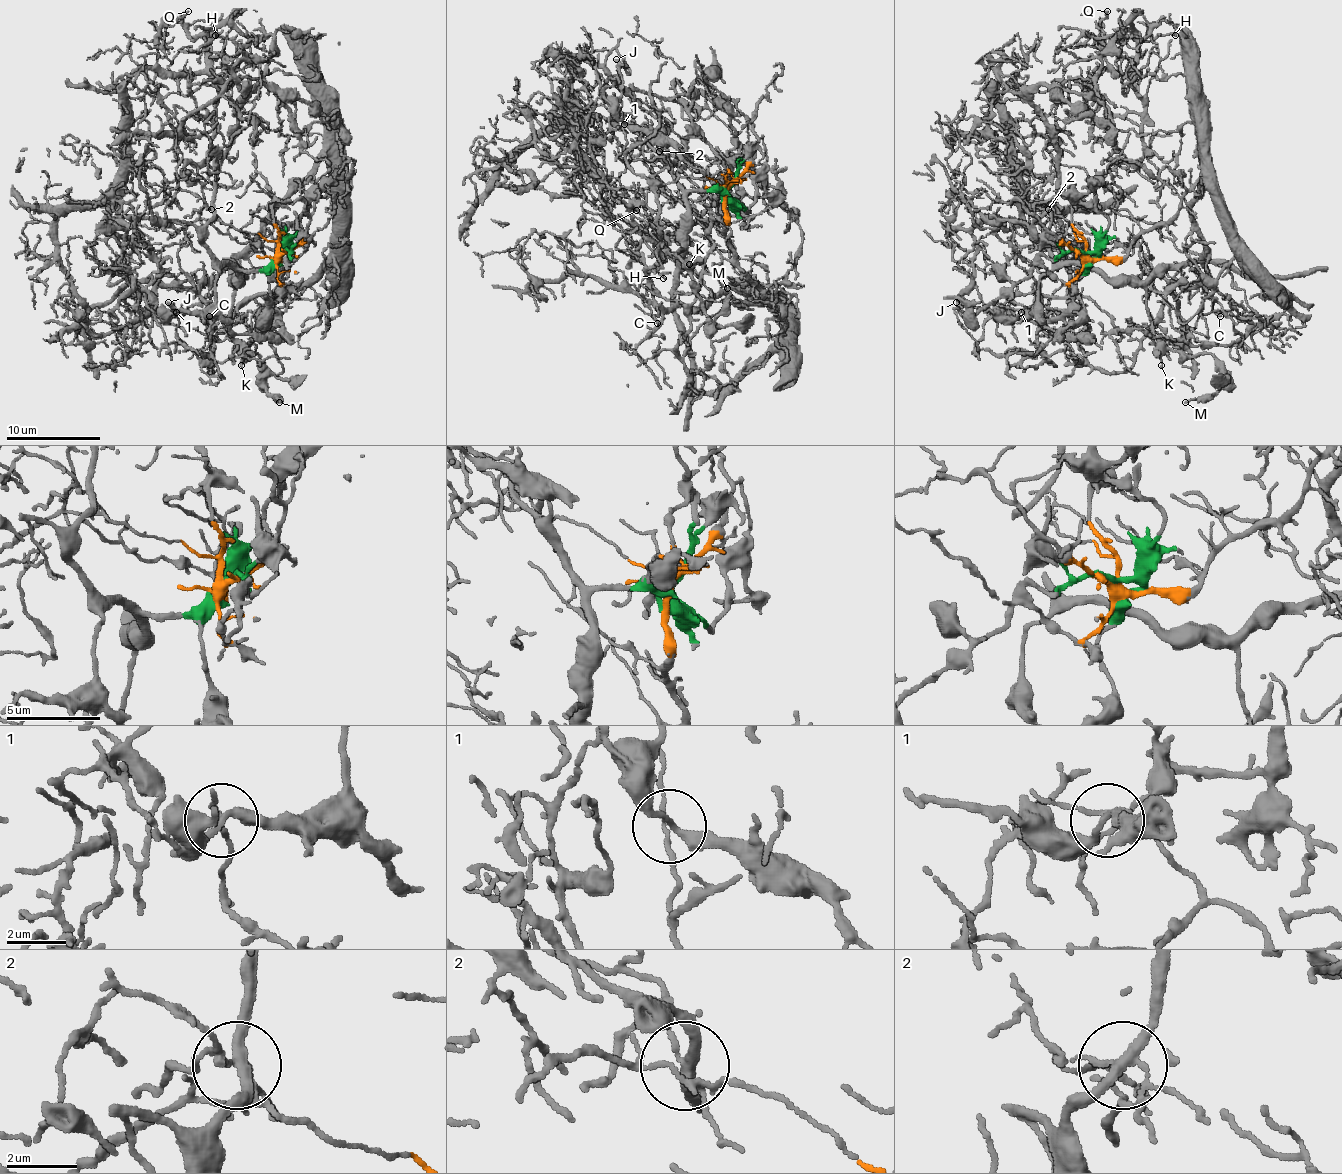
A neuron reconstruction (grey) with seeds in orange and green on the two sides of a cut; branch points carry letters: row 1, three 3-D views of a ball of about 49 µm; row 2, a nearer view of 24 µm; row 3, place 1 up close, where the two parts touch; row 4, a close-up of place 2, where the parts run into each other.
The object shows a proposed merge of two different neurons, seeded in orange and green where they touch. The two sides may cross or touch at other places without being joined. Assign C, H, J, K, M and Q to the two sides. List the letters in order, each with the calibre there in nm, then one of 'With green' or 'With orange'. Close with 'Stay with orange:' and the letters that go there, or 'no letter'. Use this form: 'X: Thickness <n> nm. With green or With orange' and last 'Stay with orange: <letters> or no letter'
C: Thickness 240 nm. With orange
H: Thickness 150 nm. With orange
J: Thickness 280 nm. With green
K: Thickness 160 nm. With green
M: Thickness 140 nm. With green
Q: Thickness 170 nm. With orange
Stay with orange: C, H, Q

